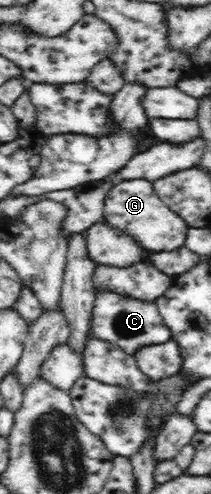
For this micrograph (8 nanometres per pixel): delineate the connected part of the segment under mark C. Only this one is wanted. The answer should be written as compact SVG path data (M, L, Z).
M108 289L96 291L90 335L101 341L117 344L119 349L132 356L145 345L157 345L157 343L167 343L167 340L171 340L170 329L163 321L155 302L133 299Z

